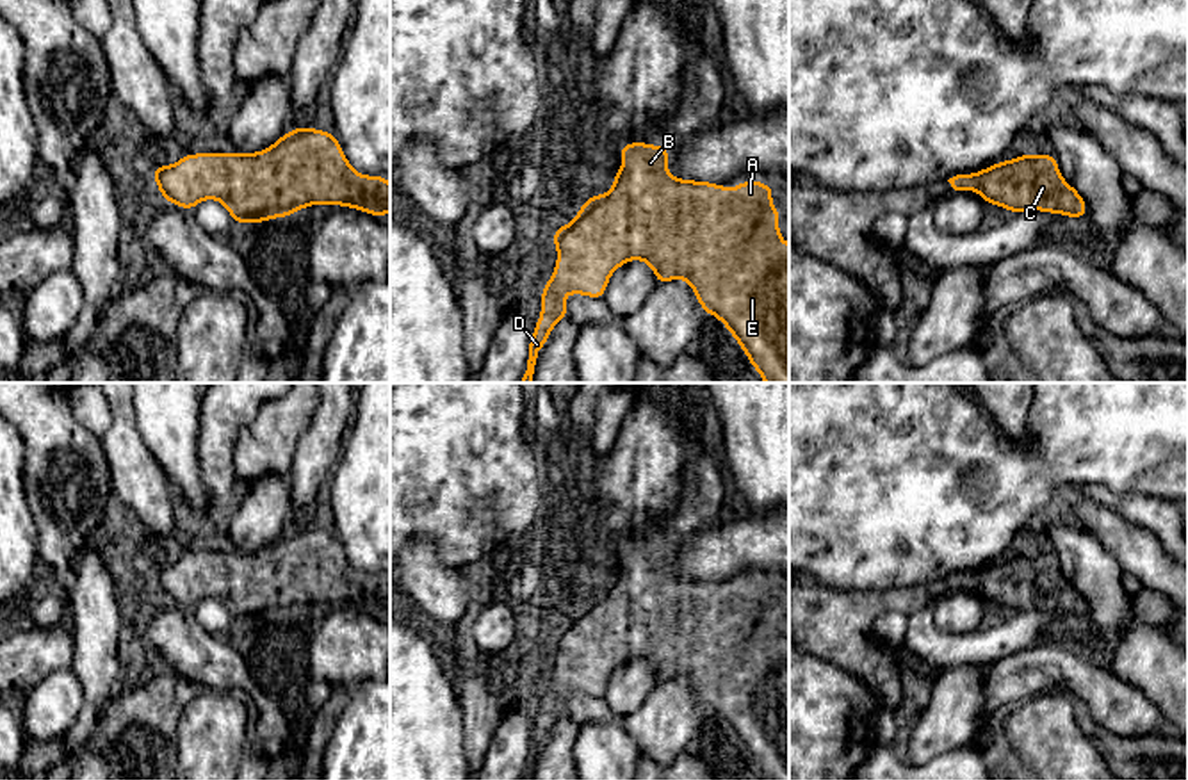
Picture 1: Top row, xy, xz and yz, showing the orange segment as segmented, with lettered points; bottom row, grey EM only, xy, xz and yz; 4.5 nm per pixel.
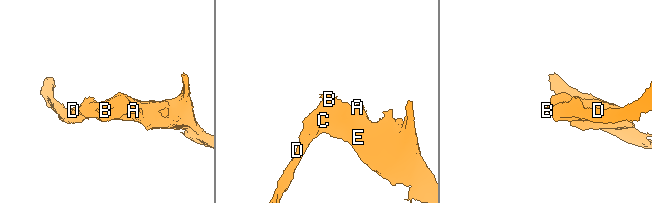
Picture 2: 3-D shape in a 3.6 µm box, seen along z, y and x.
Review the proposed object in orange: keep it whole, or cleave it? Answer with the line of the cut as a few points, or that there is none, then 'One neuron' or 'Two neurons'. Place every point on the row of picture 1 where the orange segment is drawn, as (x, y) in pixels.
No split. One neuron

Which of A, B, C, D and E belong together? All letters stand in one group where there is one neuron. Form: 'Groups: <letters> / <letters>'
Groups: A B C D E

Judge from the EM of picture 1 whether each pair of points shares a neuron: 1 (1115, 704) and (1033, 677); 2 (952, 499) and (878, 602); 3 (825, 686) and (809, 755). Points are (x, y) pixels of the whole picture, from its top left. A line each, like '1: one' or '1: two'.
1: one
2: two
3: one

